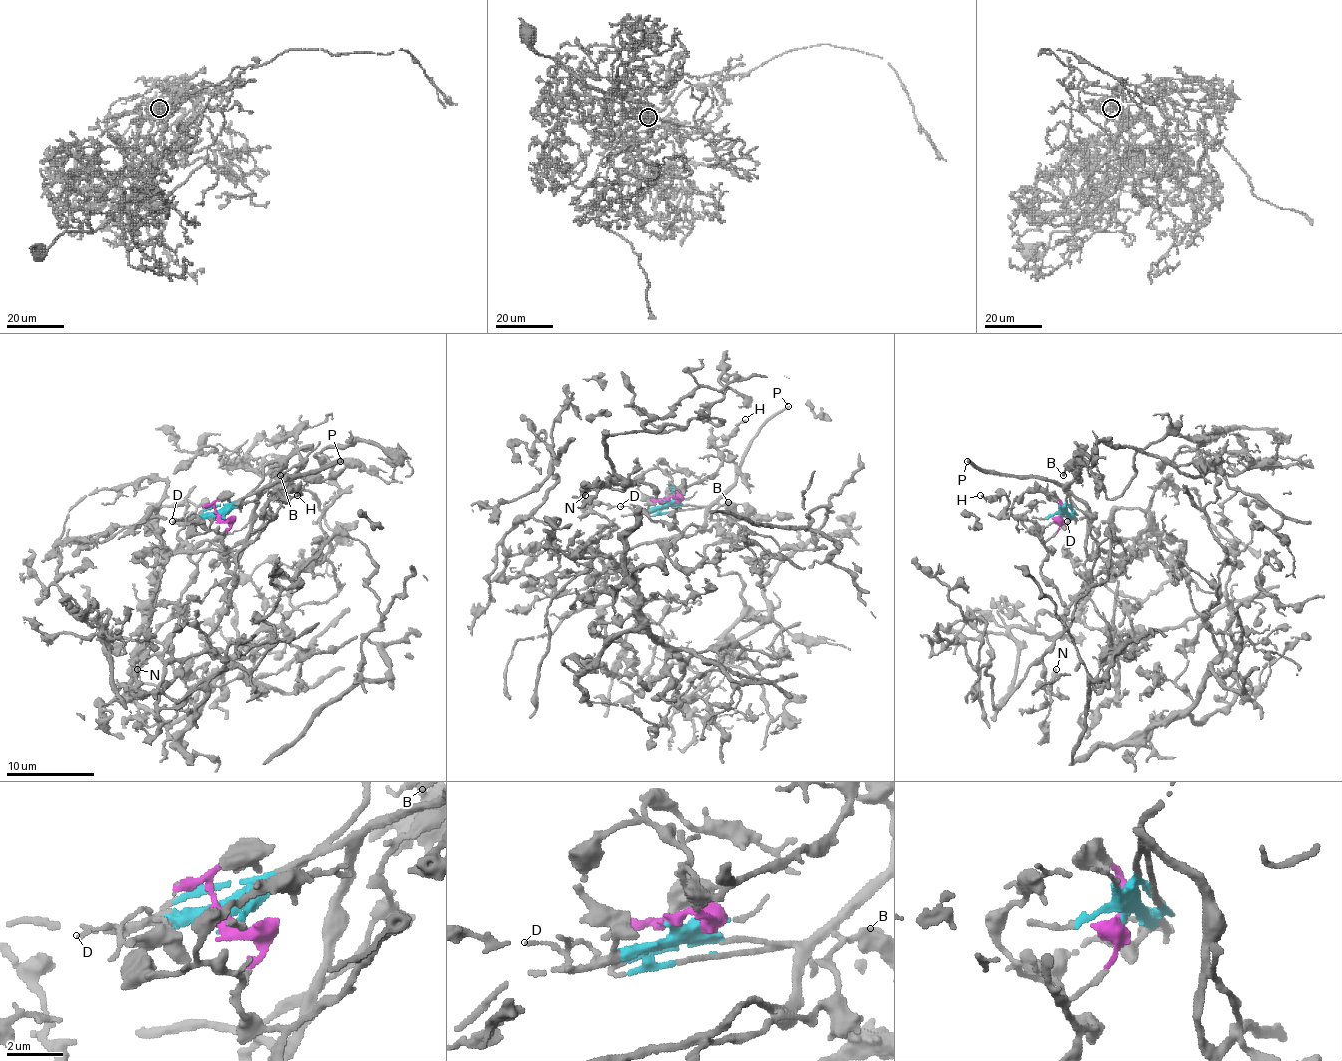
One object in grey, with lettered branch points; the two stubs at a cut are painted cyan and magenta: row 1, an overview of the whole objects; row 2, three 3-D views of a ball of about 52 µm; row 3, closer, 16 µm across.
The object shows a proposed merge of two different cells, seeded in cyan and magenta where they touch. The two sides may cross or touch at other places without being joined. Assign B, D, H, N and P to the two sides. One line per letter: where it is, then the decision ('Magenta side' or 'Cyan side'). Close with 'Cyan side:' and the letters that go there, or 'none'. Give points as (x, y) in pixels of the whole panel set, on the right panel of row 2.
B: Place: (1063, 475). Cyan side
D: Place: (1067, 521). Cyan side
H: Place: (980, 495). Magenta side
N: Place: (1056, 669). Magenta side
P: Place: (967, 461). Cyan side
Cyan side: B, D, P

